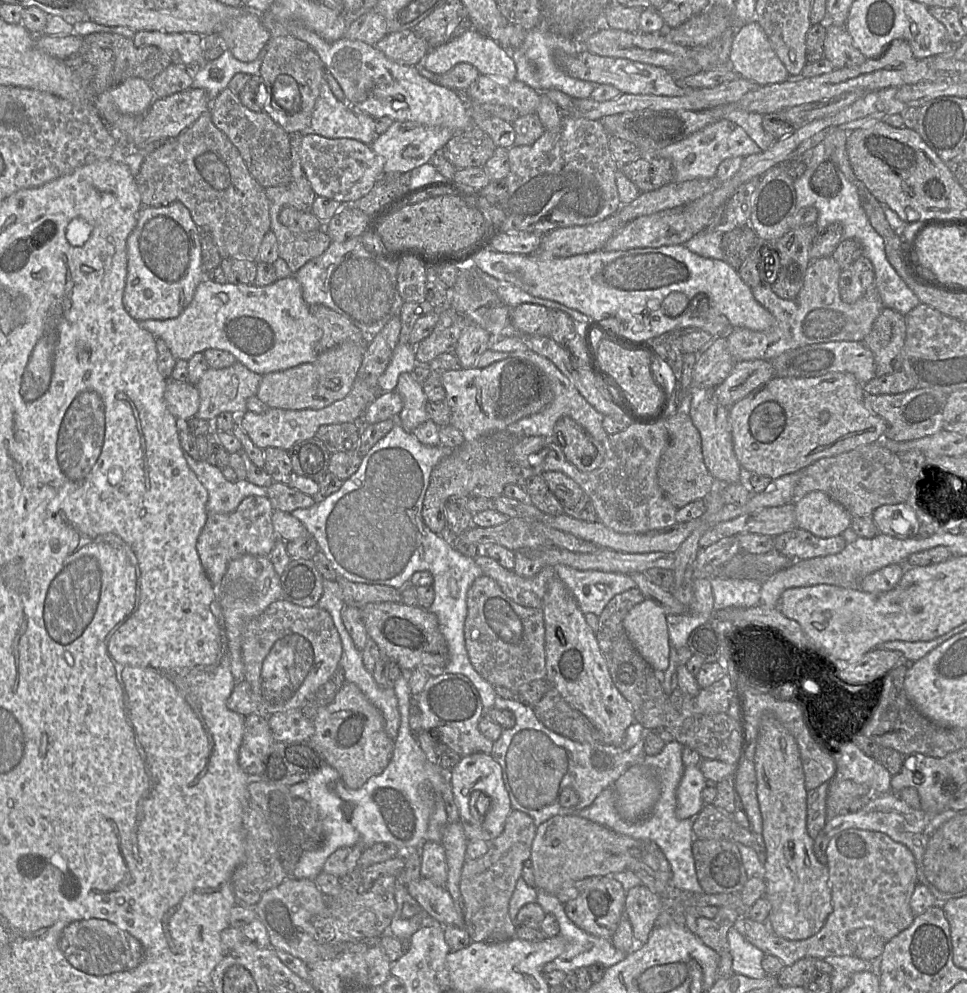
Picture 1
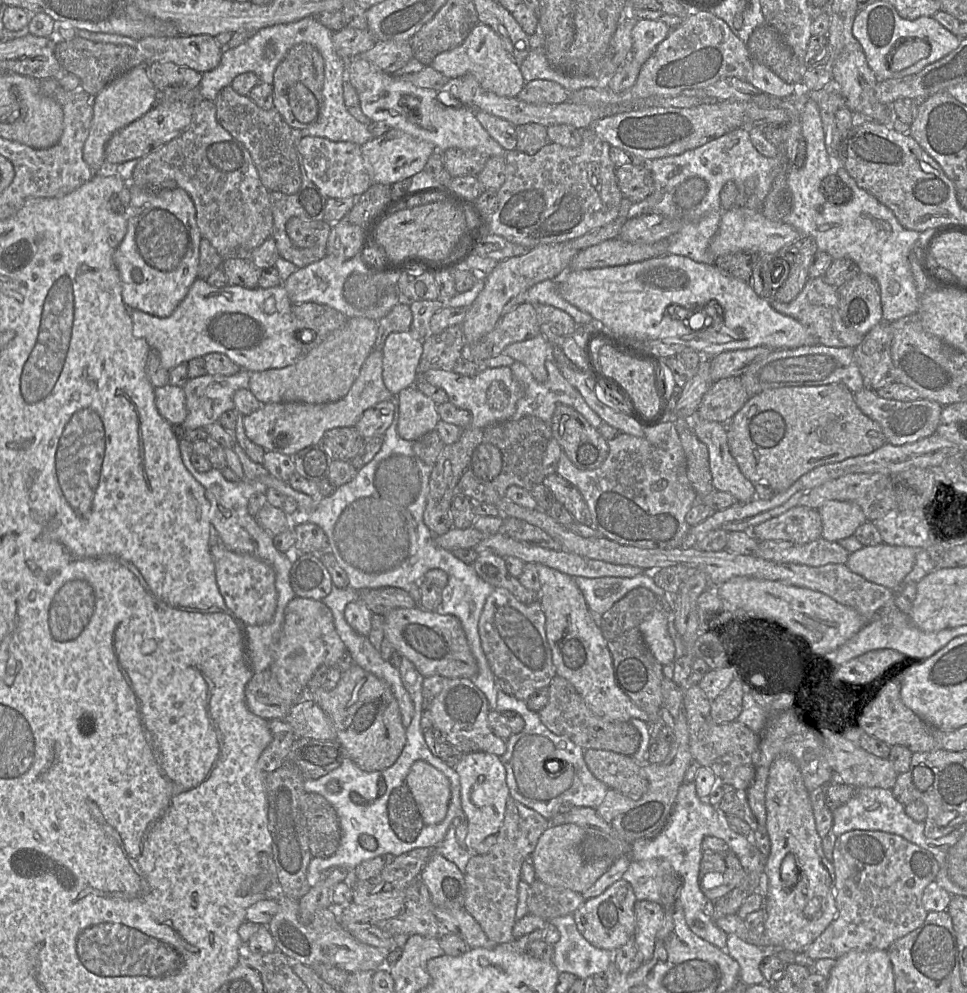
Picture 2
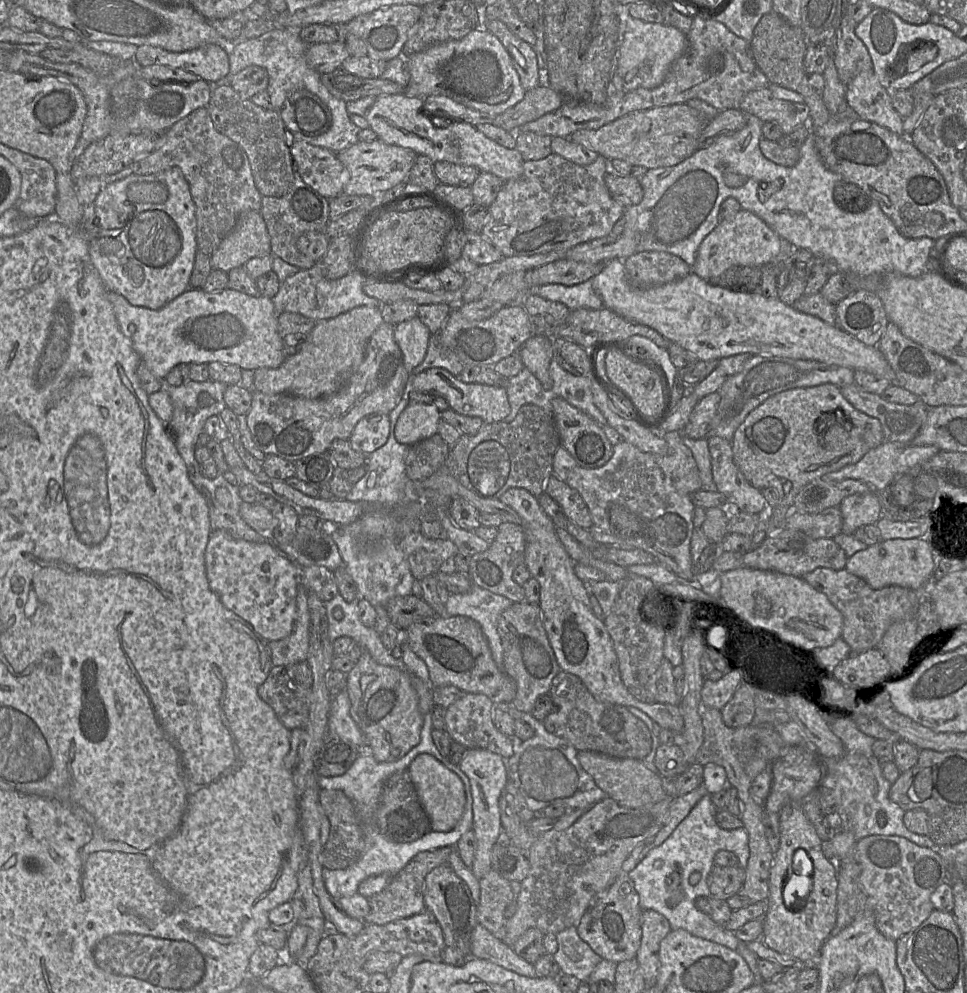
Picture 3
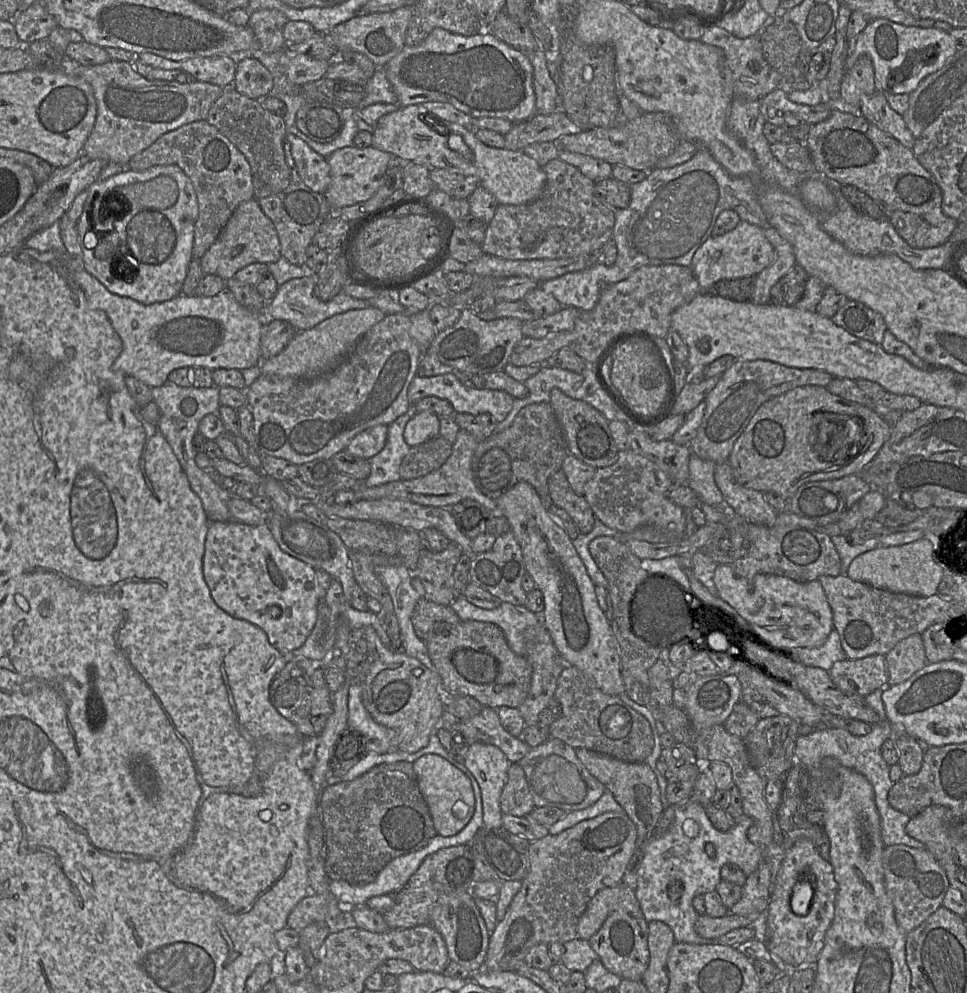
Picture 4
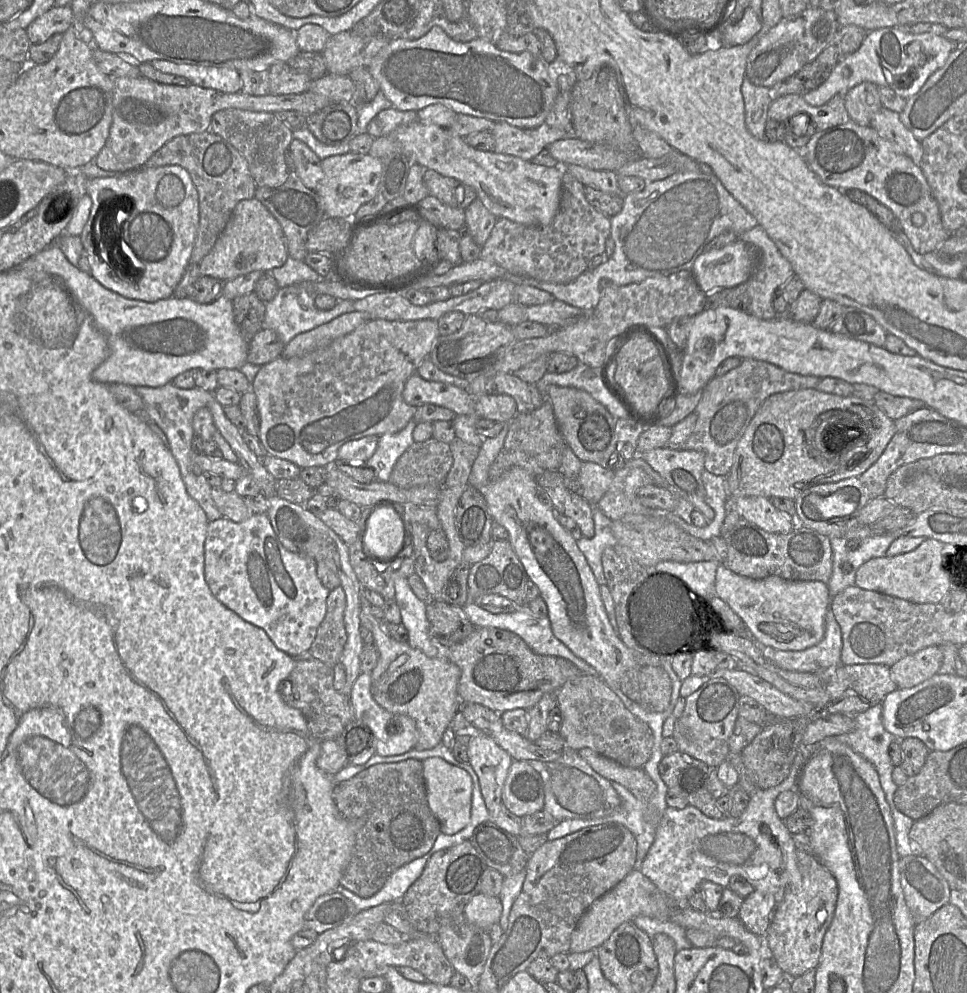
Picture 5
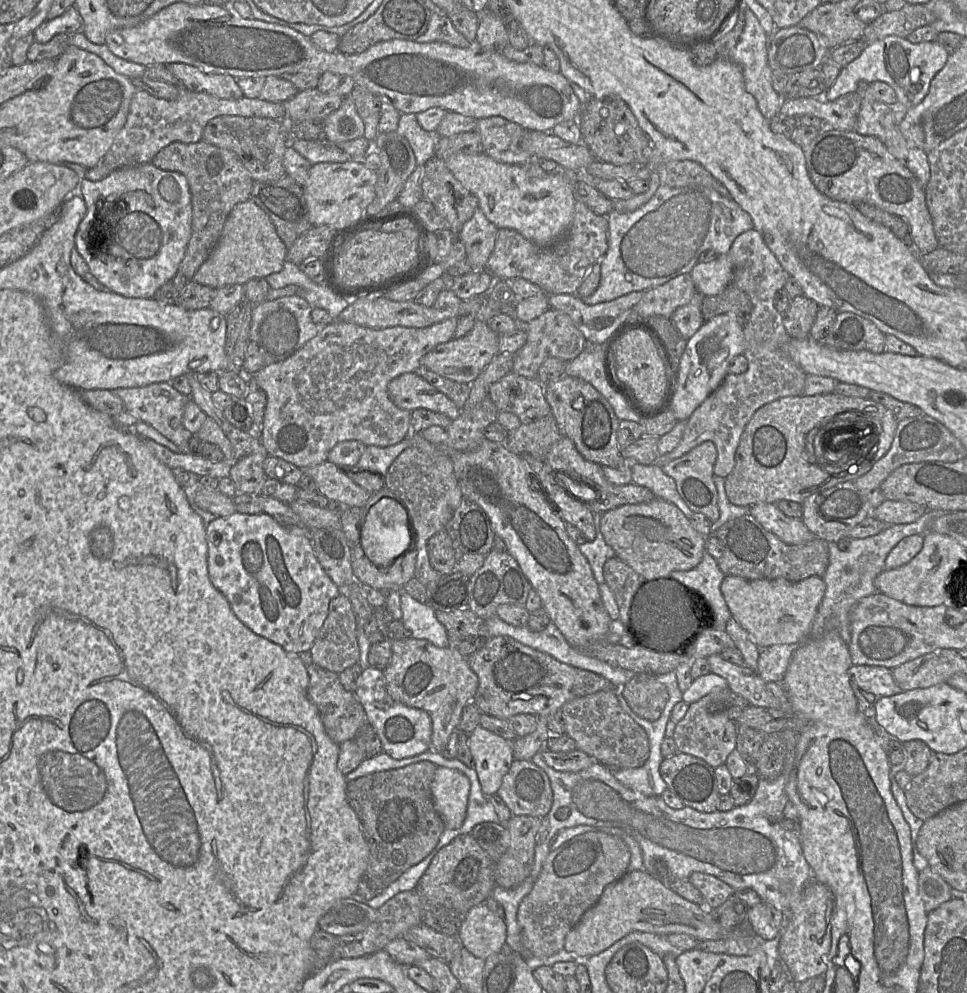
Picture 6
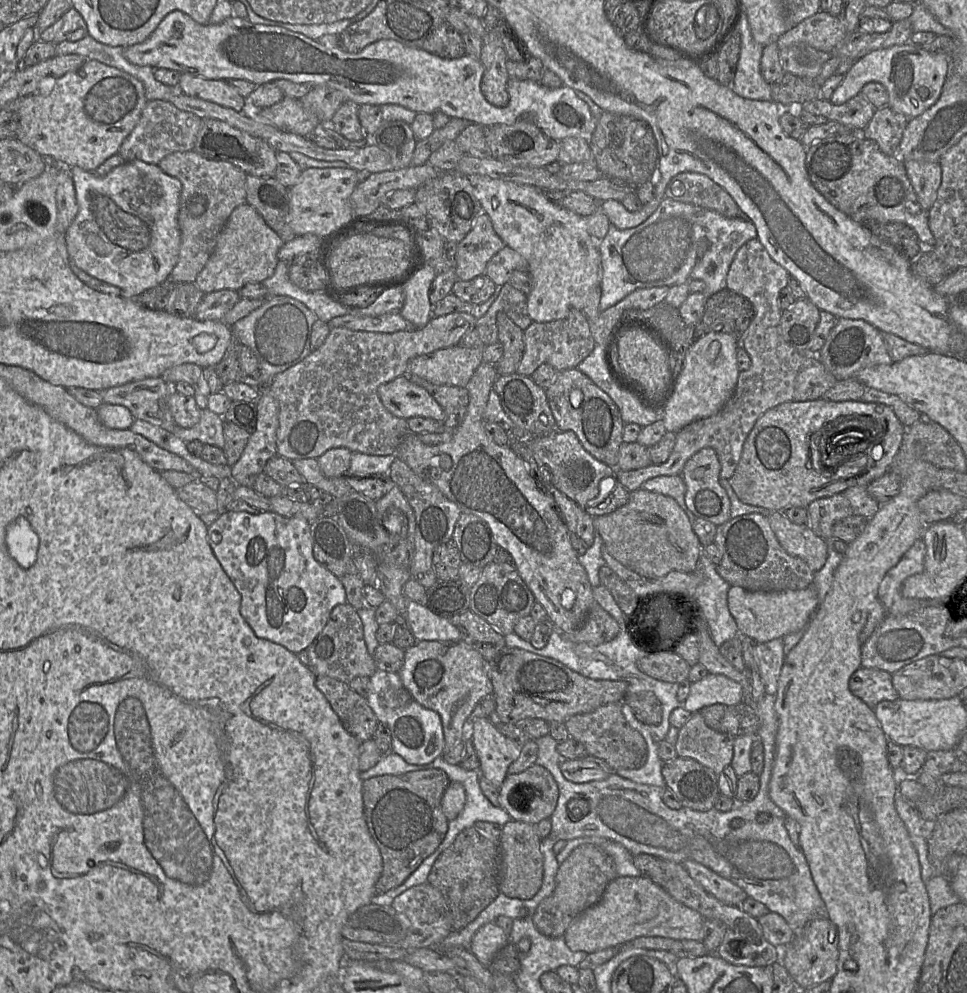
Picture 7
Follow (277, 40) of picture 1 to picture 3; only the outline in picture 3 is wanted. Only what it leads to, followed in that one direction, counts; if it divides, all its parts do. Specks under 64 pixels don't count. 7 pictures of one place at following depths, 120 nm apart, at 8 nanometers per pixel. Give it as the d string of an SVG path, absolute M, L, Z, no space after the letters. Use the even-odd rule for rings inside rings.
M305 89L291 92L279 115L288 131L308 136L324 134L332 123L332 115L327 105Z

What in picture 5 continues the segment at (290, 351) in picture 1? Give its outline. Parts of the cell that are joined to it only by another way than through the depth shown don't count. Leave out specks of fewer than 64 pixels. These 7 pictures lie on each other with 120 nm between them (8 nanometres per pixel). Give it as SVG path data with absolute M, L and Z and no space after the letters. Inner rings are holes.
M56 243L31 256L36 269L60 278L79 305L91 316L93 322L105 335L109 356L93 372L94 381L131 386L160 387L170 383L177 375L187 370L238 369L247 361L250 340L242 334L234 320L233 303L225 296L210 304L200 304L190 298L160 299L144 302L124 298L101 286L89 273L82 272L66 259Z

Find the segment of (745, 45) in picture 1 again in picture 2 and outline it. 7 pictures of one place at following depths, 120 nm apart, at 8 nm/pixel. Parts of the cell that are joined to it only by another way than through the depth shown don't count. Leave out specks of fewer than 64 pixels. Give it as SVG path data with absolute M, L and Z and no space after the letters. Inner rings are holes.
M753 61L745 80L765 94L795 100L794 86L783 81L763 64Z

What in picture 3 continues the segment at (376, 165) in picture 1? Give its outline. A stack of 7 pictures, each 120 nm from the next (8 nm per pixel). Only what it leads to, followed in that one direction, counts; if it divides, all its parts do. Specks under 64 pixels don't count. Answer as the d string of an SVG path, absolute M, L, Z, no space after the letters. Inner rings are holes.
M294 141L290 150L298 172L308 186L327 199L334 199L343 194L349 180L349 171L338 159L337 153L305 141Z

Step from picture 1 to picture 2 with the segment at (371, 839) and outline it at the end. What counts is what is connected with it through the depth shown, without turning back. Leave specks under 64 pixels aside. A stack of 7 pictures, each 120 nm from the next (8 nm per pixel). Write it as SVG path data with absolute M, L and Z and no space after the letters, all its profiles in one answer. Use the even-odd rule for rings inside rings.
M402 657L399 671L403 686L408 691L413 702L414 715L410 725L406 728L406 744L396 762L391 767L385 770L366 772L361 770L351 759L345 758L341 766L333 770L329 774L318 779L305 780L304 782L305 792L317 793L324 796L325 799L334 807L339 818L341 827L341 842L336 853L330 858L313 857L311 859L307 871L307 881L310 887L315 886L320 880L321 874L332 867L341 867L353 872L355 868L362 862L373 859L378 856L382 856L384 854L391 854L394 857L397 857L418 848L435 849L445 838L445 835L448 829L452 826L455 817L461 811L463 811L461 804L461 782L458 773L456 772L455 768L449 767L444 761L434 756L428 748L424 739L424 732L421 728L421 719L423 713L422 684L425 677L422 676L422 674L417 670L415 665L405 657ZM418 760L423 760L427 762L428 764L441 771L448 778L451 787L451 799L445 819L441 823L438 823L436 825L424 824L416 839L412 840L416 829L420 827L420 821L418 819L418 822L414 823L411 831L408 831L408 824L410 824L411 819L417 820L417 814L416 818L413 818L413 816L415 816L415 811L419 810L412 794L408 796L409 793L406 789L406 779L412 765ZM352 793L357 793L358 795L362 796L369 802L369 804L366 806L354 804L351 800ZM363 834L373 836L377 840L378 846L375 851L366 850L359 844L359 837Z

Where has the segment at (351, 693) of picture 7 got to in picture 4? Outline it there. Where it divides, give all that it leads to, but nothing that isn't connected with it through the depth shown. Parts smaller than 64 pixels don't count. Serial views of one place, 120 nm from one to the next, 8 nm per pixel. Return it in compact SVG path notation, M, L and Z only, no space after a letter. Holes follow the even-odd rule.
M295 660L288 661L285 667L273 678L269 686L269 698L277 711L295 725L304 736L319 736L333 712L333 693L329 690L323 667L312 673L297 667Z

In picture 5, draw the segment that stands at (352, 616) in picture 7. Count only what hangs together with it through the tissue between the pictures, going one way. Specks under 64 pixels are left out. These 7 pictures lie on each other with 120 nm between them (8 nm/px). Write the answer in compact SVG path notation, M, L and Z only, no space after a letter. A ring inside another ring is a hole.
M338 586L330 591L326 604L325 618L318 627L309 651L314 658L334 667L340 662L347 642L344 624L346 595L343 587Z

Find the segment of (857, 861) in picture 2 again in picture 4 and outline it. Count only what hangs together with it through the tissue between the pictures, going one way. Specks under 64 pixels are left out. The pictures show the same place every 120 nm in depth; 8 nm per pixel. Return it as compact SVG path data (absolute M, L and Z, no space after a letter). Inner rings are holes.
M903 844L886 846L882 866L886 893L893 904L895 920L904 932L920 926L942 906L950 884L944 869L926 848L912 848Z

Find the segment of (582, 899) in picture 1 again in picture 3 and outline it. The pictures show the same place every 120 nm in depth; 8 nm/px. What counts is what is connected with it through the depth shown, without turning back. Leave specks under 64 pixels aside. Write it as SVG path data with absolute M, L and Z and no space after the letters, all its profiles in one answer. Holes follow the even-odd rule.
M628 873L620 874L613 884L593 901L576 929L580 938L603 960L618 964L636 958L642 937L642 911L633 881L628 877Z

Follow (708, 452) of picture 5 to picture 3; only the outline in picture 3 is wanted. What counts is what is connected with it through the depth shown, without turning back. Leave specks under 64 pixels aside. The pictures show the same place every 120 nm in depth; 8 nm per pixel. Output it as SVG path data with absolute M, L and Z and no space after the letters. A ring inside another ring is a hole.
M753 355L746 361L742 370L727 379L719 389L720 402L710 423L708 437L717 436L731 441L736 429L746 416L767 398L799 387L833 384L839 388L855 383L853 369L827 365L813 360L782 358L776 356Z

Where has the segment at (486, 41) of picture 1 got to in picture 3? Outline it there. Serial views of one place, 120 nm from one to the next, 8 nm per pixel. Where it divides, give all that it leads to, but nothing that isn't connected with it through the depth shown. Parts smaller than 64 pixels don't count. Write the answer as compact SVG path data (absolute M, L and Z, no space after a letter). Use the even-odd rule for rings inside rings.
M483 27L474 29L462 39L432 45L406 58L410 81L404 93L409 97L445 95L473 110L502 114L520 102L526 92L508 51Z

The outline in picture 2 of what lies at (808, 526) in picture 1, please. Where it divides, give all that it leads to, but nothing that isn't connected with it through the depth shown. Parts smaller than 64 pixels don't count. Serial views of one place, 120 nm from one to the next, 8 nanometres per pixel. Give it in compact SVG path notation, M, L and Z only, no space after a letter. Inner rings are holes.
M828 500L818 508L822 520L821 538L836 541L854 535L856 529L867 521L861 507L854 502Z

